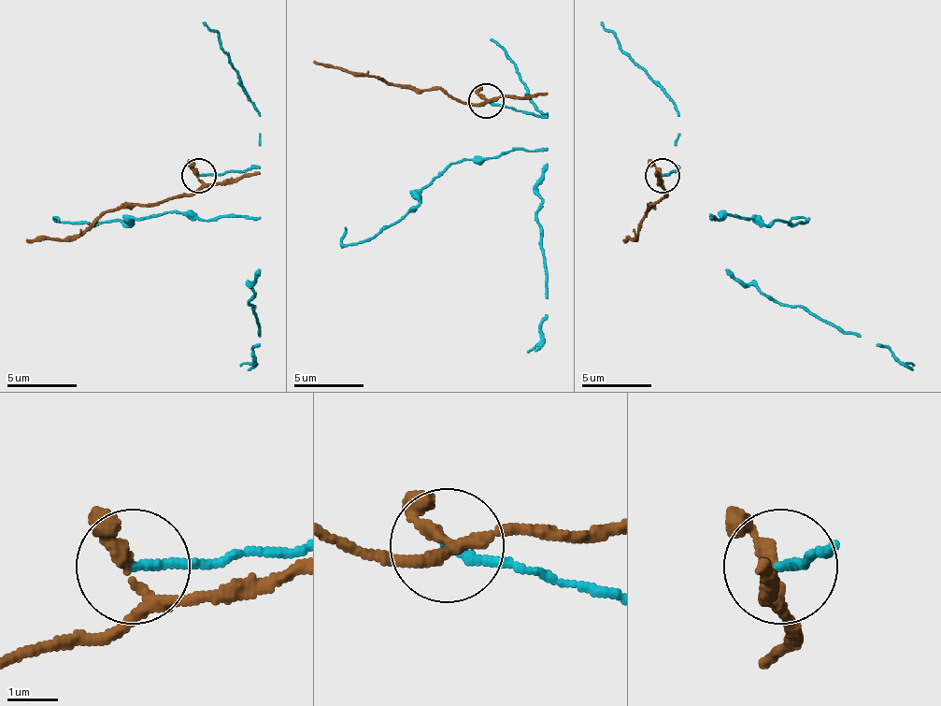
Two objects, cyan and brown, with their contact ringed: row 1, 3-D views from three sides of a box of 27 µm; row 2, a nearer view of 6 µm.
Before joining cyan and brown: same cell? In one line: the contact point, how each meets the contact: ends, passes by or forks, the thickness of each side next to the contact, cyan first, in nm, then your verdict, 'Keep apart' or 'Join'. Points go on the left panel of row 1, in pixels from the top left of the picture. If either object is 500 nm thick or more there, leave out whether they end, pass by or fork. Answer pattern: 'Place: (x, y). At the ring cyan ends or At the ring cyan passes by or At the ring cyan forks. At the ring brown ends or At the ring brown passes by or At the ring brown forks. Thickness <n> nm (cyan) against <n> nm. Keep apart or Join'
Place: (199, 175). At the ring cyan ends. At the ring brown forks. Thickness 160 nm (cyan) against 180 nm. Keep apart

